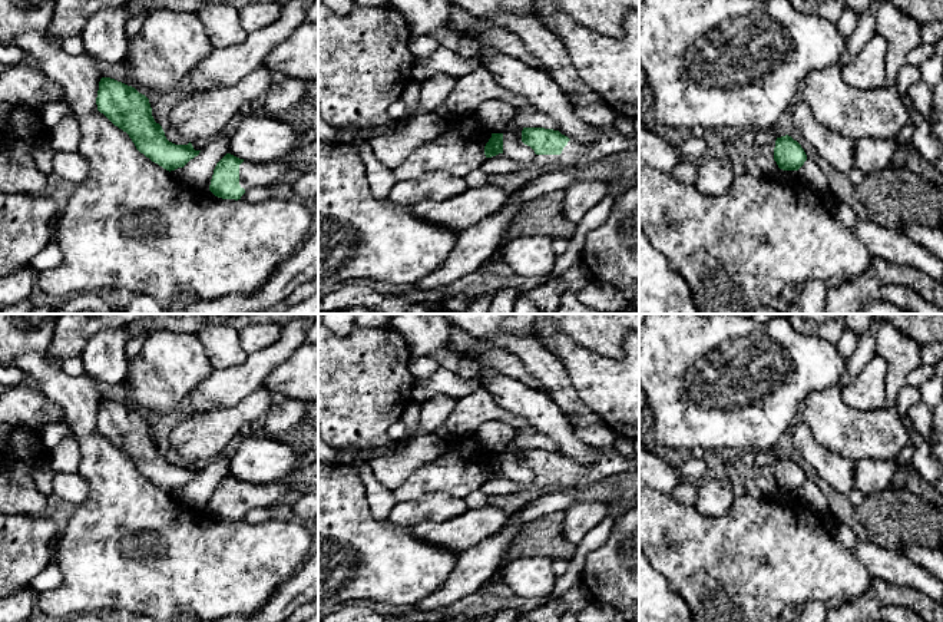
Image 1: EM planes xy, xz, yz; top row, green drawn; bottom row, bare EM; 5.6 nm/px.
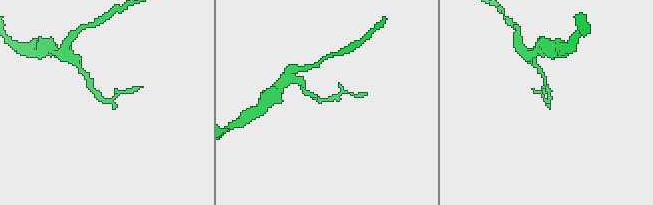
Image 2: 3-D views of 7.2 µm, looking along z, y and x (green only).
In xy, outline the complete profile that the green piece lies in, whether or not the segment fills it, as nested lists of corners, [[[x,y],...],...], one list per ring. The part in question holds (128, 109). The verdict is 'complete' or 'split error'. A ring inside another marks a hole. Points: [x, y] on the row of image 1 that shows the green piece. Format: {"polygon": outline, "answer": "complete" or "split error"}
{"polygon": [[[102,77],[96,97],[97,110],[129,135],[136,149],[166,171],[183,168],[199,155],[192,143],[169,142],[152,116],[149,99],[135,87]]], "answer": "complete"}

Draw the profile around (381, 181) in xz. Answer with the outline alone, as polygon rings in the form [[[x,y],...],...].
[[[368,142],[351,143],[358,150],[367,172],[371,195],[375,199],[388,199],[390,191],[396,185],[396,178],[391,171],[387,171],[375,158]]]

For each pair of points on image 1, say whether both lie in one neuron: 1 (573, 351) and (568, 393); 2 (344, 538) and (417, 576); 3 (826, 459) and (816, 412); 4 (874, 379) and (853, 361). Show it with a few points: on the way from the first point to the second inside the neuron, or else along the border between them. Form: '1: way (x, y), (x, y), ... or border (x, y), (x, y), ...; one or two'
1: border (548, 351), (562, 364), (578, 397), (586, 406); two
2: way (363, 552), (373, 562), (399, 569); one
3: border (804, 422), (823, 446), (851, 463); two
4: border (876, 354), (850, 383), (840, 389); two

